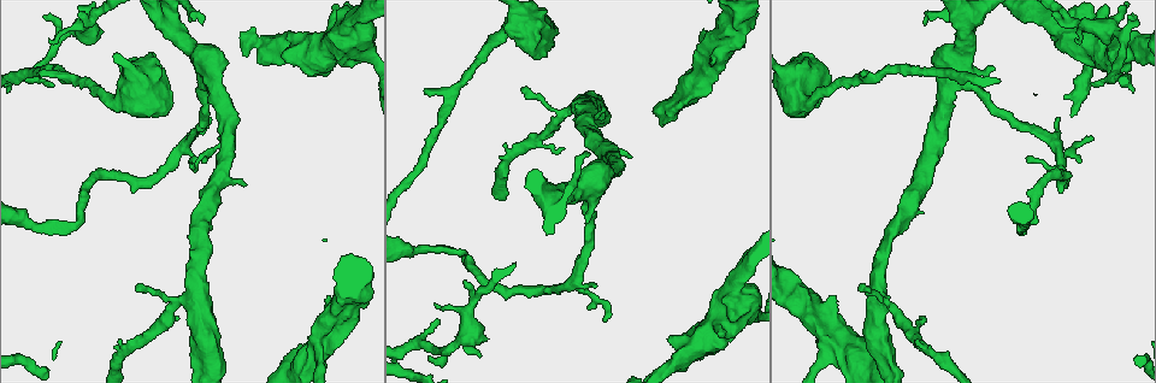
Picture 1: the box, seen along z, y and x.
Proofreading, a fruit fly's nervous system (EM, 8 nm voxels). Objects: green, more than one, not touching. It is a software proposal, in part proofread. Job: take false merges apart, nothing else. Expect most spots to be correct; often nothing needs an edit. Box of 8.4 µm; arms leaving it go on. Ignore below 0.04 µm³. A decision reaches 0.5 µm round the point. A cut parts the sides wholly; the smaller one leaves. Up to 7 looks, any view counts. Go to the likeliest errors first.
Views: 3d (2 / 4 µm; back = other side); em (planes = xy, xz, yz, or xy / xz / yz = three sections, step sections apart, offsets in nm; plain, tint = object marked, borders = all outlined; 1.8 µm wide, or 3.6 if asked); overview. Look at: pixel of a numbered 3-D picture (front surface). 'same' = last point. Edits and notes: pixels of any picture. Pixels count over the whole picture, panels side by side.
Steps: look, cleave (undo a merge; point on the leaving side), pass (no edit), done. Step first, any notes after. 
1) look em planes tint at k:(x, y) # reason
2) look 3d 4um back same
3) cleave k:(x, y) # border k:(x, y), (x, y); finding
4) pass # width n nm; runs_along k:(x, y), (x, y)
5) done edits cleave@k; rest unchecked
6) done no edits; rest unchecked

look 3d 2um at 1:(708, 62) # three-way junction

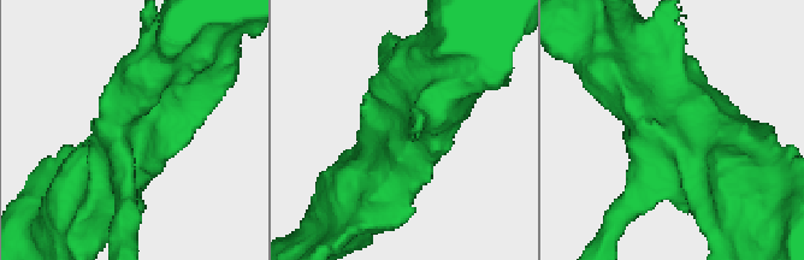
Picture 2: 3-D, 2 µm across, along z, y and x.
look em xz step 8 tint at 2:(404, 134) # arms 3; arm_widths 190, 500, 500 nm; need the tissue

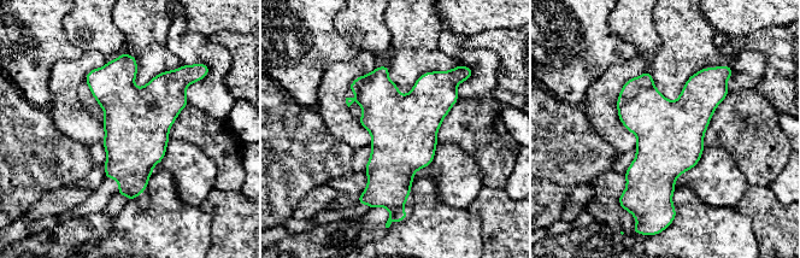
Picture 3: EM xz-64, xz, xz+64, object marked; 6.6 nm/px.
look em planes tint same # cut it another way

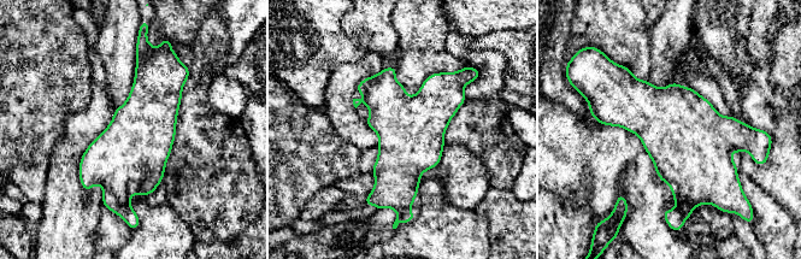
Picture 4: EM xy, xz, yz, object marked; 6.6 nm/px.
cleave 4:(125, 212) # width 440 nm; border 4:(104, 190), (129, 204); a second cell is stuck on

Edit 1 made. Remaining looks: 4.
look overview # redraw

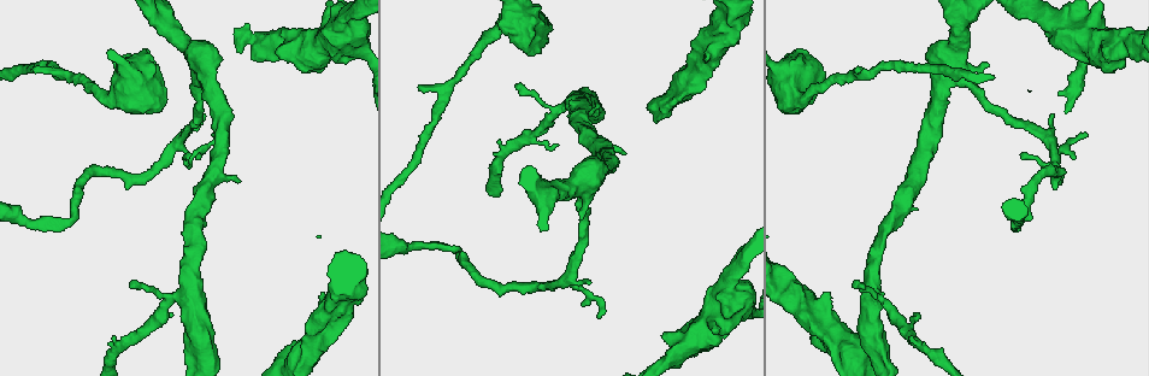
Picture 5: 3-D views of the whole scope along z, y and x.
look em 3.6um yz step 16 tint at 5:(727, 289)

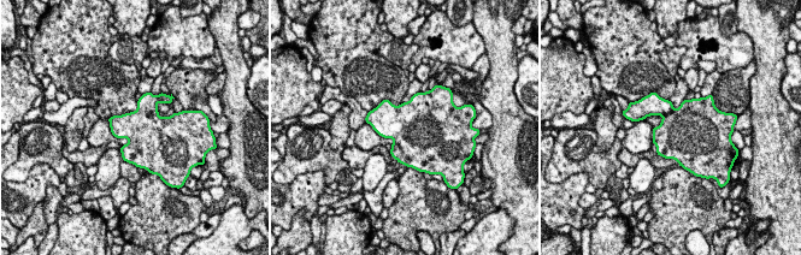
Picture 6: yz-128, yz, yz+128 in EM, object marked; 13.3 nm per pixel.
look em 3.6um planes tint same # cut it another way

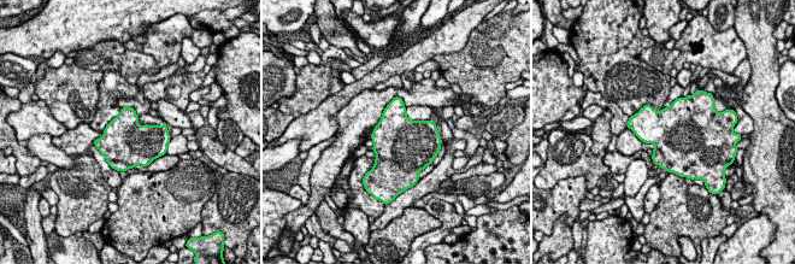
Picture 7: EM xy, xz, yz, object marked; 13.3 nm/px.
pass # one cell here

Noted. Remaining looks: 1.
done edits cleave@4; rest unchecked

